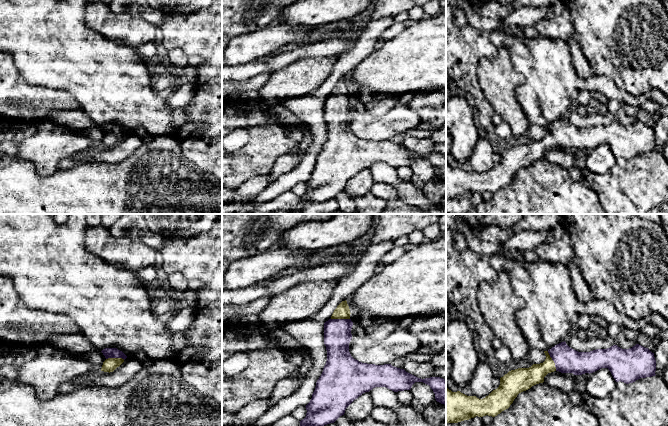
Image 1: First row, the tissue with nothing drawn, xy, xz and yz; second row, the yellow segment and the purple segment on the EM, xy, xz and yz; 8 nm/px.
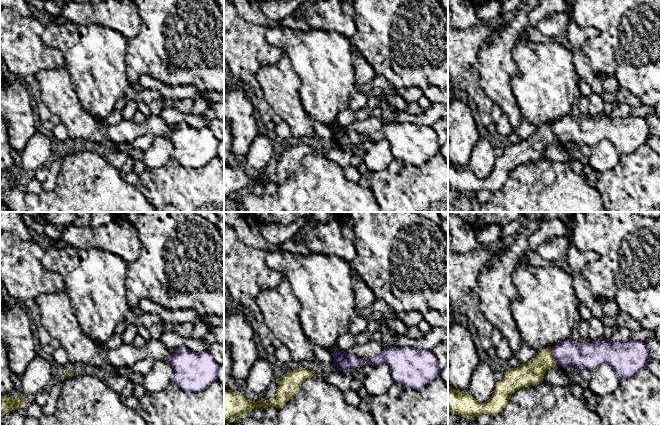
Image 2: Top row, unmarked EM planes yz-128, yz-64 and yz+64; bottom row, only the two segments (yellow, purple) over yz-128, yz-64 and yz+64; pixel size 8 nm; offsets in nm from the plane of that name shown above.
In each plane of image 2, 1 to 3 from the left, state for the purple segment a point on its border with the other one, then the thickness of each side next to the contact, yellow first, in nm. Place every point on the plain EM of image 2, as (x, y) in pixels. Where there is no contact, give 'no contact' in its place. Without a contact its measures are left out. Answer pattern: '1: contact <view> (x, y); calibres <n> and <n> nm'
1: no contact
2: no contact
3: contact yz+64 (552, 131); calibres 190 and 220 nm

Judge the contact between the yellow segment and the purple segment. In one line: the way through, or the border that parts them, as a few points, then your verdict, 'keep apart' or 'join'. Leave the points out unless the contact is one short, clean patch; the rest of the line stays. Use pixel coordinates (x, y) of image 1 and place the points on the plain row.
across yz (527, 153), (534, 151), (553, 137), (567, 136) | join

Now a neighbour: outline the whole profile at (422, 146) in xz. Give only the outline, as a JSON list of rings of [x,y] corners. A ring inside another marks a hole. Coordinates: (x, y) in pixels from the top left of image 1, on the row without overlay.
[[[407,133],[404,136],[403,145],[421,155],[440,153],[446,155],[446,142],[435,143],[428,138],[415,138]]]

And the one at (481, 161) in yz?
[[[478,138],[472,155],[468,160],[473,172],[479,175],[488,172],[494,166],[493,154],[494,149],[490,142],[484,138]]]

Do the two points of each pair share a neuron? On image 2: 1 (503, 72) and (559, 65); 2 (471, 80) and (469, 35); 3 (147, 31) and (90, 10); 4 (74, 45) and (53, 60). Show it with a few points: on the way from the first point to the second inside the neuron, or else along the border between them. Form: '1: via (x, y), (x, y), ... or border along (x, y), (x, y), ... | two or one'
1: border along (514, 47), (512, 93) | two
2: via (468, 69), (468, 46) | one
3: border along (138, 10), (139, 31), (128, 40) | two
4: border along (42, 40), (61, 53), (65, 65) | two

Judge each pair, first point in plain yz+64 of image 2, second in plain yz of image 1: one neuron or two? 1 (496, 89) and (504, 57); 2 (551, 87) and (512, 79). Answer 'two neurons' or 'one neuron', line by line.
1: one neuron
2: two neurons

